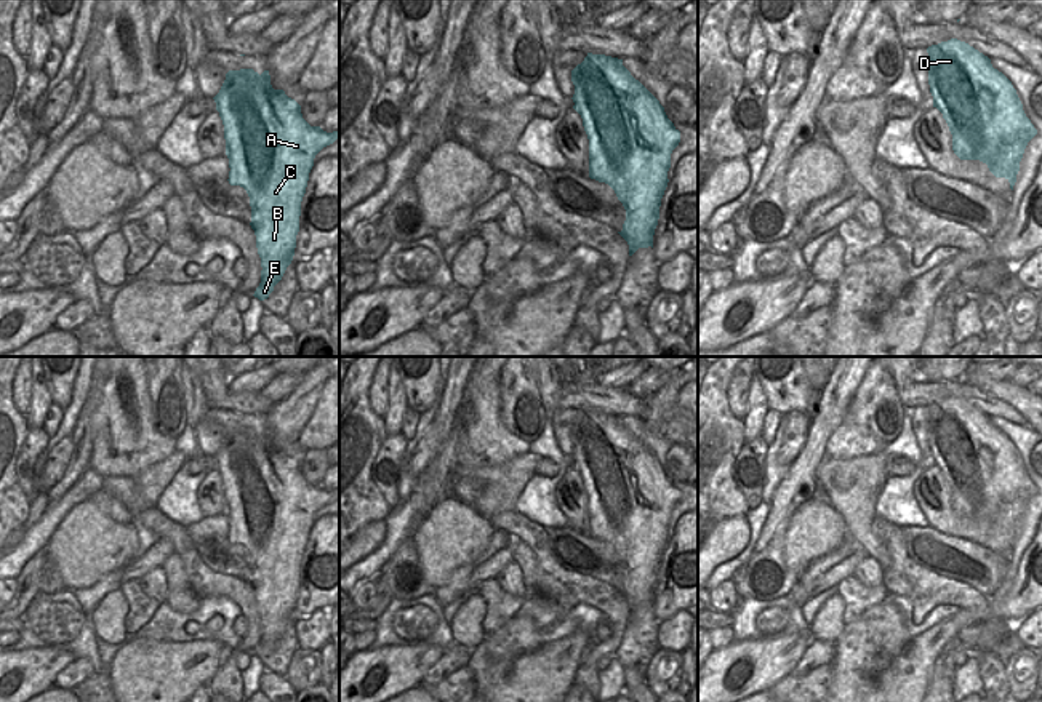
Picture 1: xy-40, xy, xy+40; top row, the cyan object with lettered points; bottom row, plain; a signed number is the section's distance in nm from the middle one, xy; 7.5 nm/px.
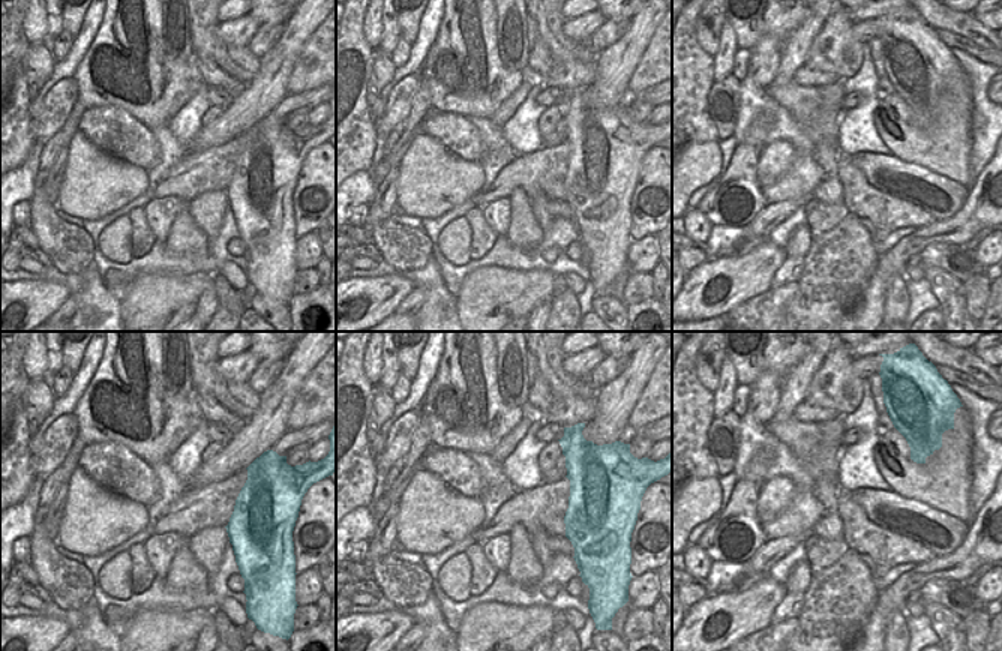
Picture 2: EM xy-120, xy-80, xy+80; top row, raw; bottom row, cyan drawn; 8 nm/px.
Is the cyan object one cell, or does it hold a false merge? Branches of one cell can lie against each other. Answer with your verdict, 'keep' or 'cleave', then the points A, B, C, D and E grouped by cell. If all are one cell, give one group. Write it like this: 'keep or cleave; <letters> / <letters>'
keep; A B C D E

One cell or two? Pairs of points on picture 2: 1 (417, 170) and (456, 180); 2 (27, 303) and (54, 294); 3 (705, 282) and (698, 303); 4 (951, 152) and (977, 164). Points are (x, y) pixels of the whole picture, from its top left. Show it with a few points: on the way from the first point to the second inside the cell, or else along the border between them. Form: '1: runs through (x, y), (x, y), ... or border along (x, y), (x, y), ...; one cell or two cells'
1: runs through (426, 171), (435, 180), (447, 180); one cell
2: runs through (33, 302), (48, 296); one cell
3: runs through (704, 287), (699, 299); one cell
4: border along (971, 125), (972, 182); two cells

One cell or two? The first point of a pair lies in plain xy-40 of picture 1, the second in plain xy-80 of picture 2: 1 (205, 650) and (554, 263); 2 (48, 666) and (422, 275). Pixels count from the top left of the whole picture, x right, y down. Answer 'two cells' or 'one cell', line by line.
1: two cells
2: two cells

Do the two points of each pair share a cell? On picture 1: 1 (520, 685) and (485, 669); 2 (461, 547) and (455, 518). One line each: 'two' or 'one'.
1: one
2: one

